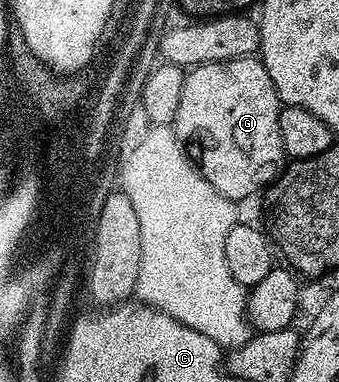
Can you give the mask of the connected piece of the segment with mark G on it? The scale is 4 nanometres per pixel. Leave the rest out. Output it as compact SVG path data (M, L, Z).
M259 56L193 65L184 75L174 132L186 146L189 158L210 183L210 187L214 187L214 191L218 191L229 201L237 203L245 199L246 195L267 190L281 173L286 161L280 130L281 108L280 96L276 94L274 83Z

